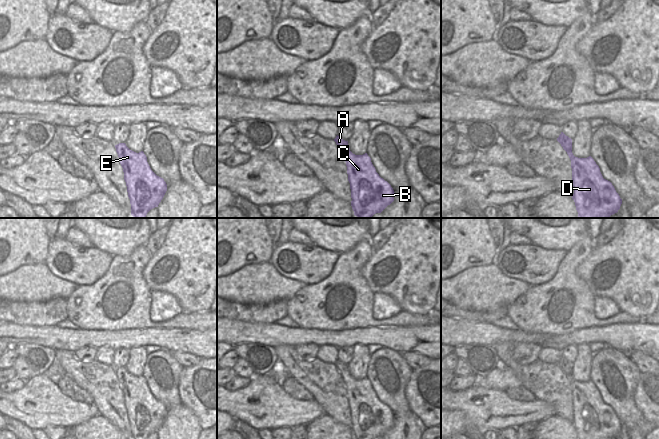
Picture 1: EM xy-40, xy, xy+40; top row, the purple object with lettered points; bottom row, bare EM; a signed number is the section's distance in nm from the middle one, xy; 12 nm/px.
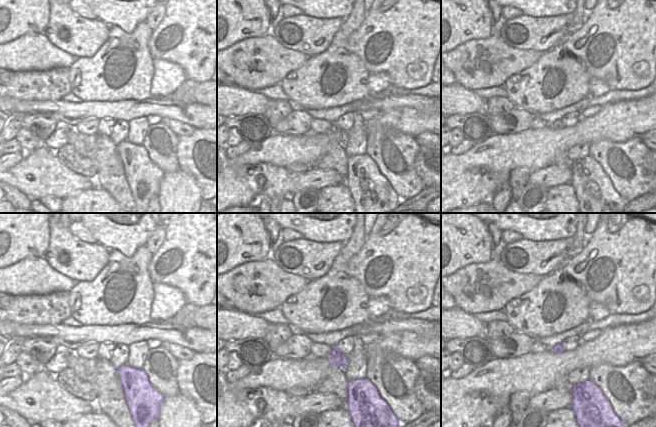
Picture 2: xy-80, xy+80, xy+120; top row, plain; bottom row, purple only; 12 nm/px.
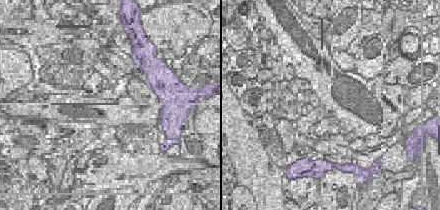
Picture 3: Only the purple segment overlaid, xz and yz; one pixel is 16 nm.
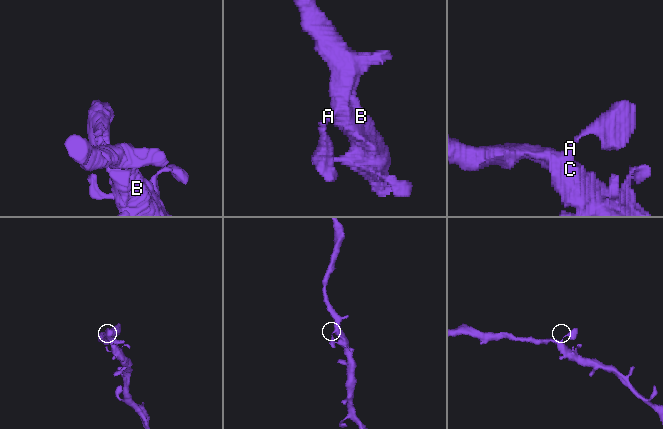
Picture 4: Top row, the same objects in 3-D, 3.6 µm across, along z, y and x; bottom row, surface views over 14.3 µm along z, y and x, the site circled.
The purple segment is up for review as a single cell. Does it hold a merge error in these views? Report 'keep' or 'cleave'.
keep

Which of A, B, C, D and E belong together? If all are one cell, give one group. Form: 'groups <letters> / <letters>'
groups A B C D E

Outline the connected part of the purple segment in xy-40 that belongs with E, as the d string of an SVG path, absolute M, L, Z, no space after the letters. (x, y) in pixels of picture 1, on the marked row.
M119 143L115 148L124 172L131 215L146 218L147 213L158 207L163 199L167 184L151 170L143 151L136 153L125 143Z

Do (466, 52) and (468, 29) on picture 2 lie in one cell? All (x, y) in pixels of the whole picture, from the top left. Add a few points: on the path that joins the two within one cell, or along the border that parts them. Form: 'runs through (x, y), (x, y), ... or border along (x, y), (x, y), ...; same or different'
border along (490, 35), (480, 39), (469, 39), (451, 50); different

